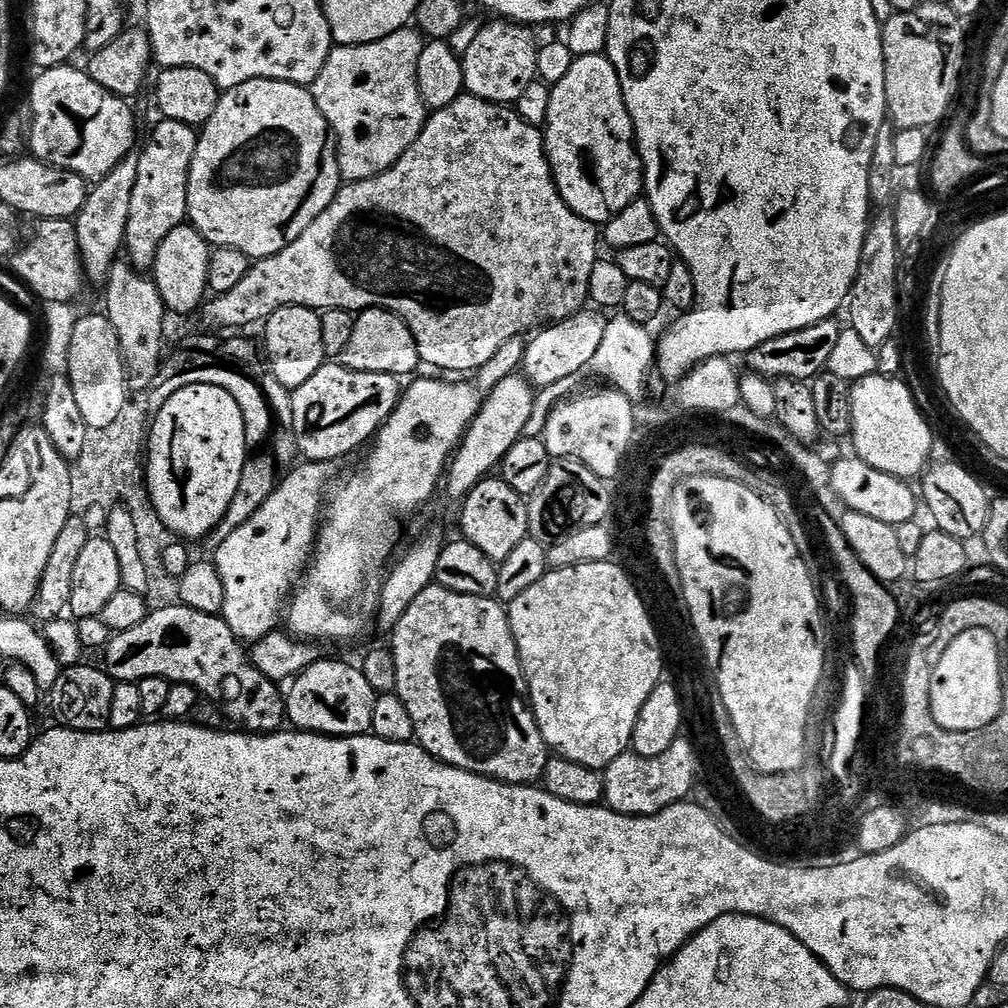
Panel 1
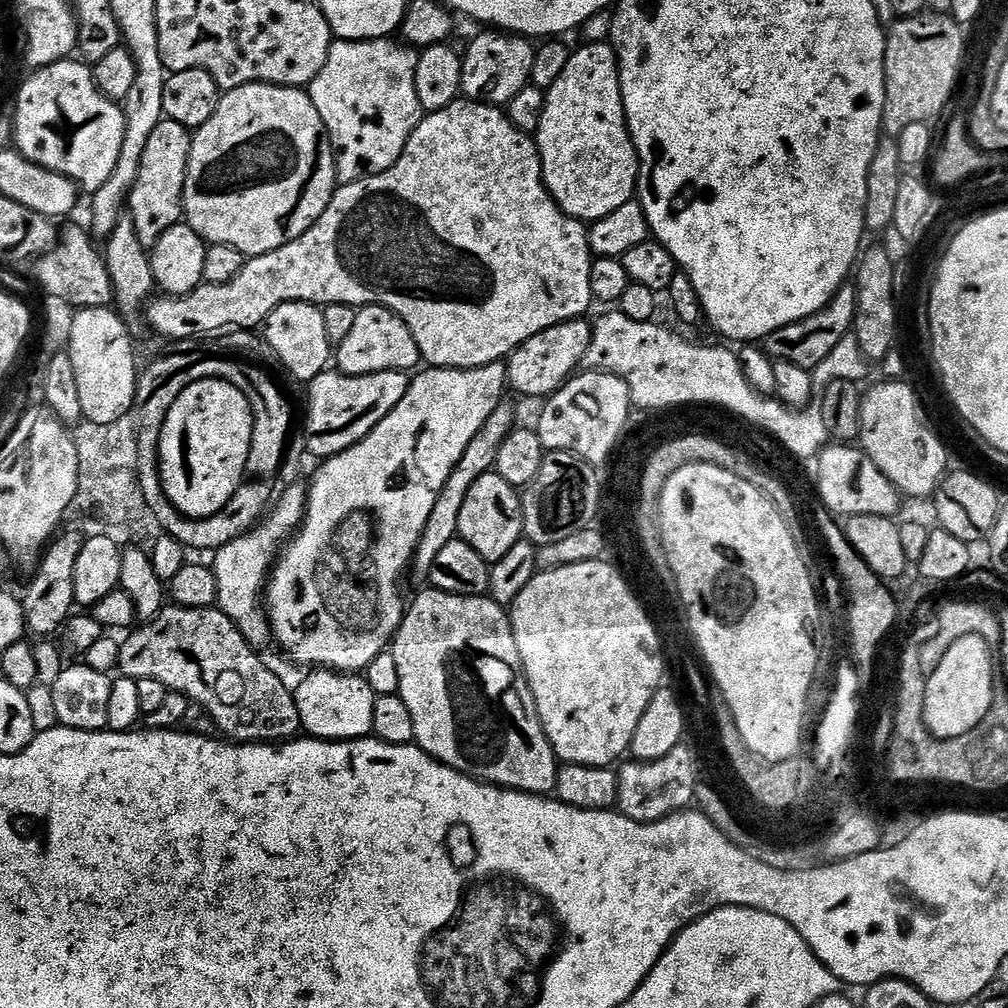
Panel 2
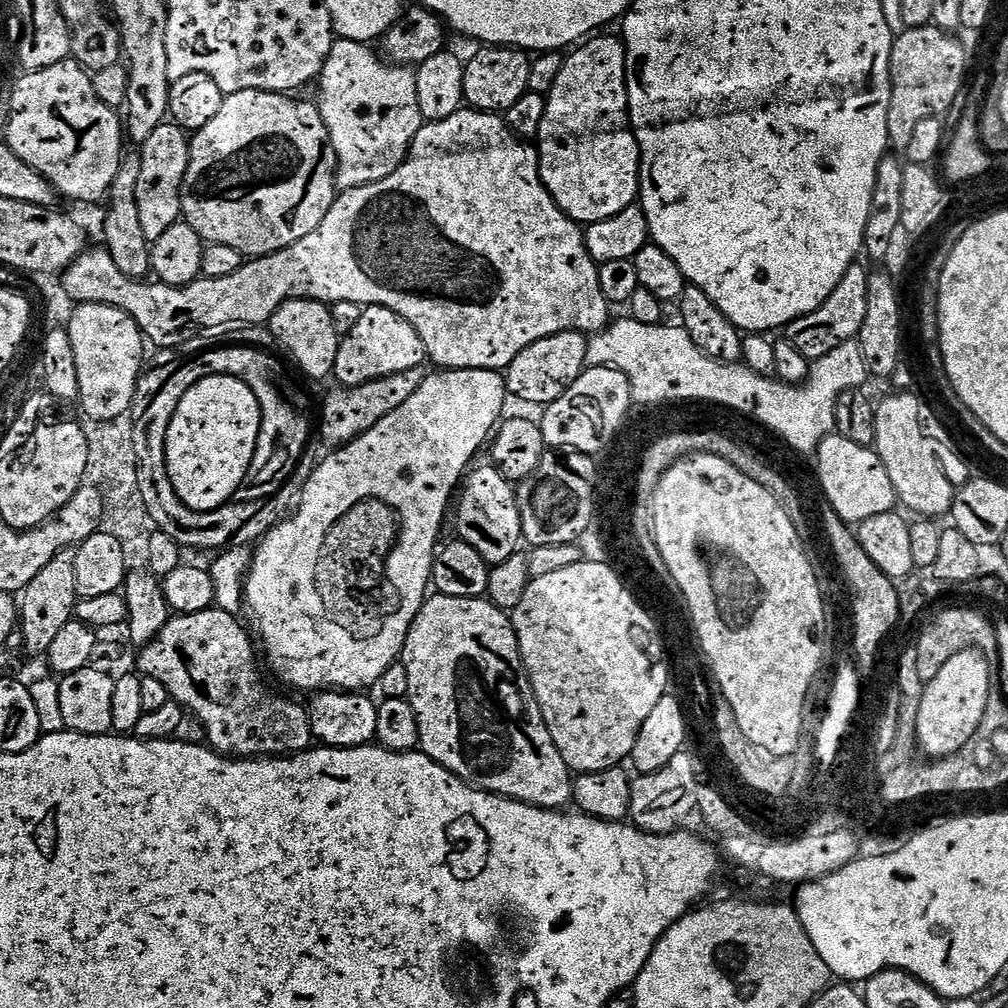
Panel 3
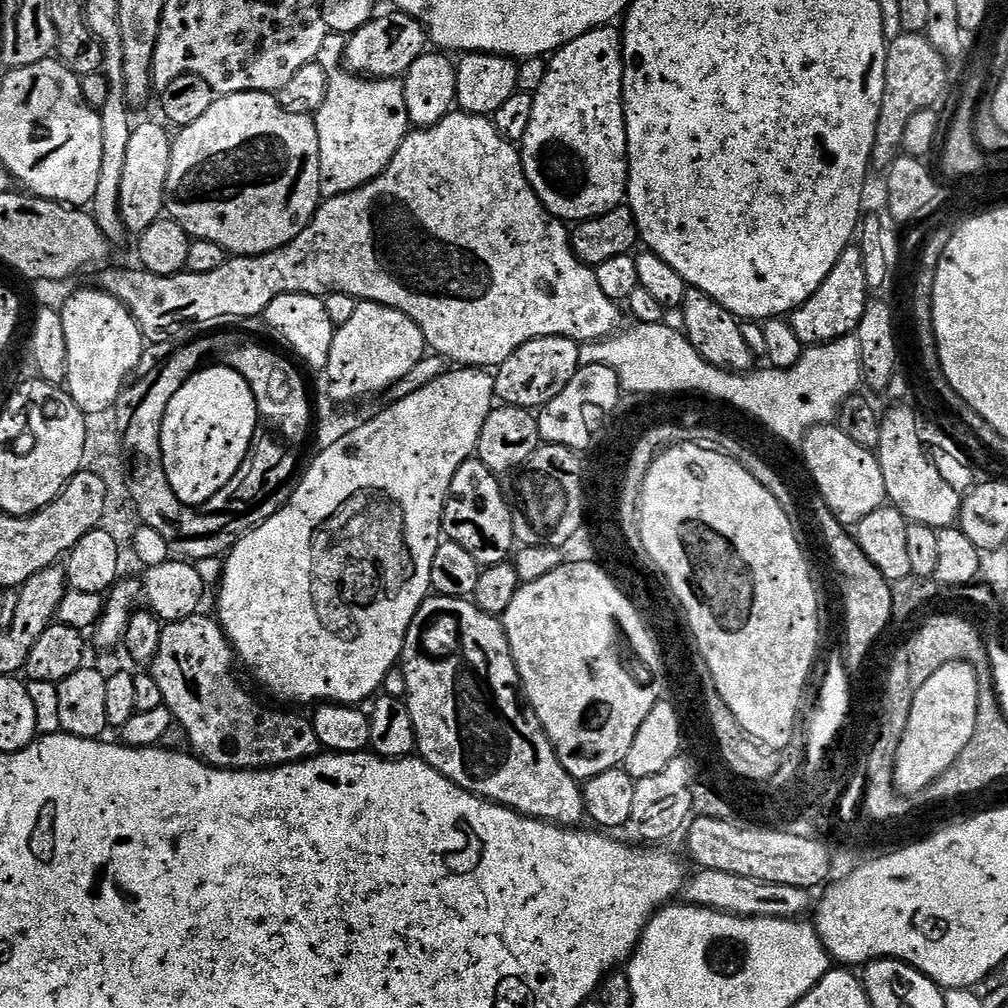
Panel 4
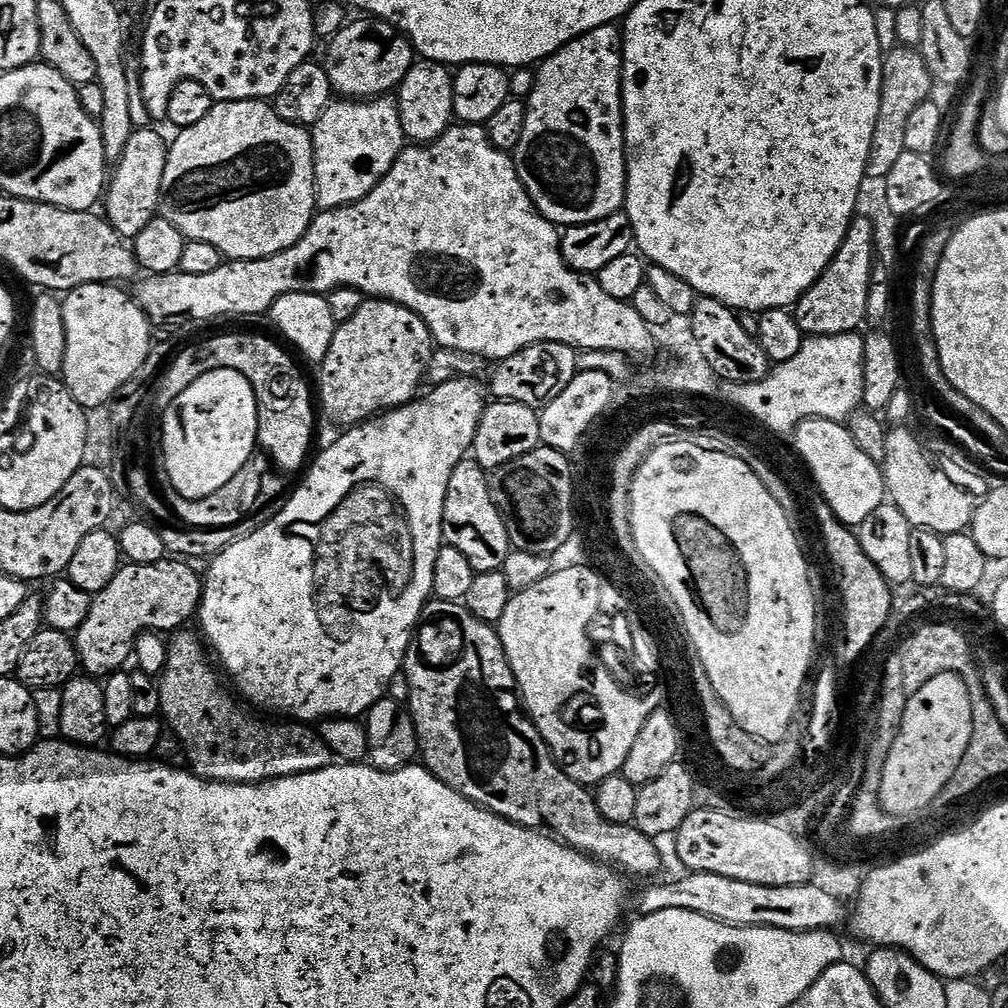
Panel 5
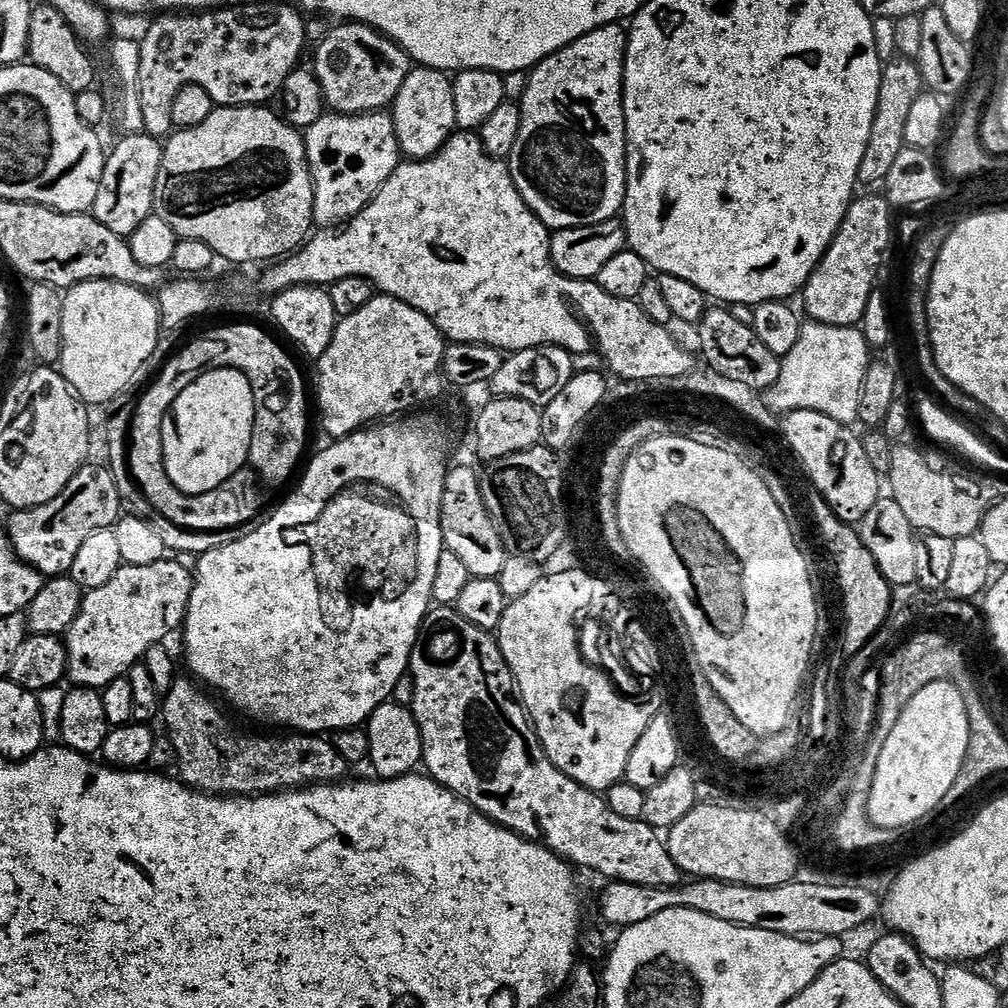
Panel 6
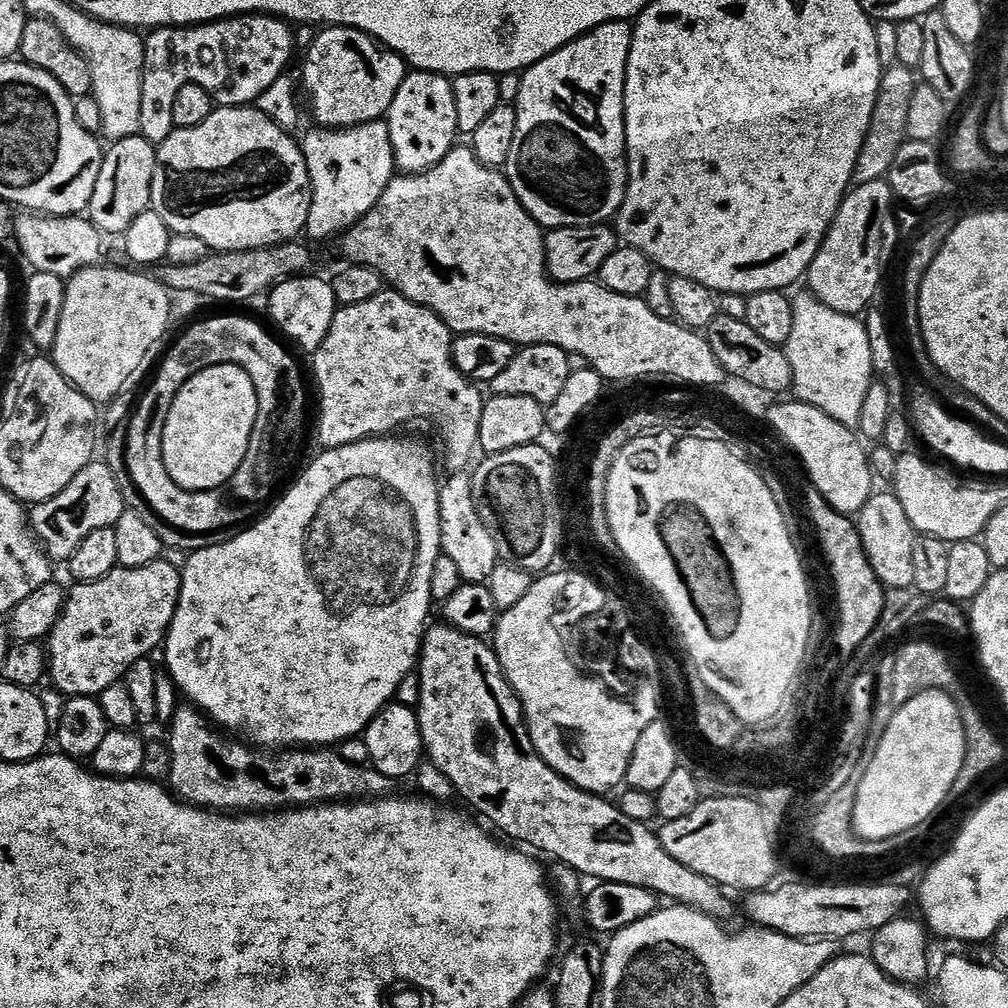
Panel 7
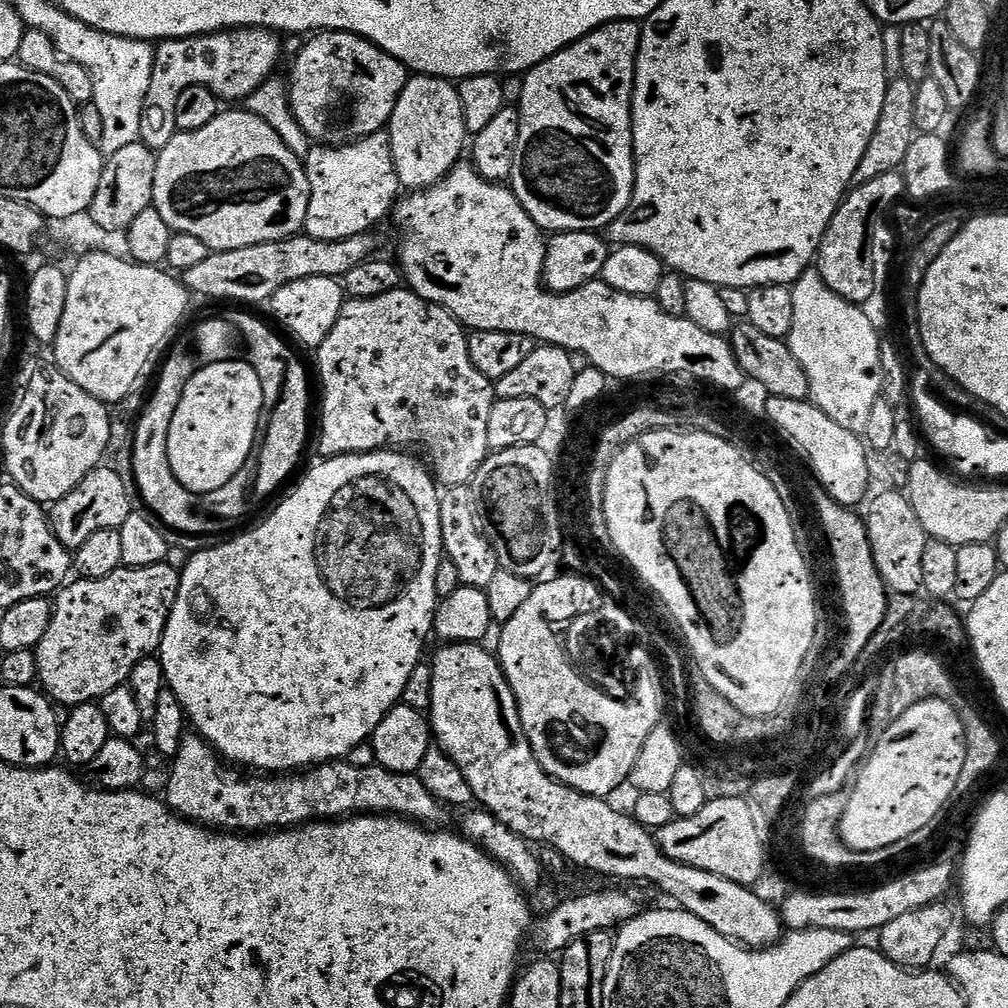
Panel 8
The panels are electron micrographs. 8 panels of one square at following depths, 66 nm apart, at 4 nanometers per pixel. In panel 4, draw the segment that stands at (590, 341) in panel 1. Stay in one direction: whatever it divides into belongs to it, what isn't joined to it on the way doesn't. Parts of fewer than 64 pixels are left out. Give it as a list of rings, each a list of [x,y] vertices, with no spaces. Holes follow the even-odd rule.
[[[543,336],[526,342],[495,369],[497,401],[517,408],[542,409],[566,390],[570,378],[574,378],[580,367],[580,344],[575,340],[565,336]]]

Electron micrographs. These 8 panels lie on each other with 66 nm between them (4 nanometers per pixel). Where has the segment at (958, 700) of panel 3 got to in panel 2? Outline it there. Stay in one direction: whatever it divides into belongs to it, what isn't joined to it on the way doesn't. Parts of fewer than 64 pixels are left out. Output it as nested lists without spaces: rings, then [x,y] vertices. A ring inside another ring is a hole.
[[[981,636],[958,638],[958,642],[954,642],[954,646],[946,650],[942,662],[938,662],[938,666],[927,673],[924,722],[937,740],[947,742],[964,736],[970,730],[977,728],[993,711],[992,699],[996,696],[996,668],[992,665],[992,652],[994,652],[993,645],[986,643]]]

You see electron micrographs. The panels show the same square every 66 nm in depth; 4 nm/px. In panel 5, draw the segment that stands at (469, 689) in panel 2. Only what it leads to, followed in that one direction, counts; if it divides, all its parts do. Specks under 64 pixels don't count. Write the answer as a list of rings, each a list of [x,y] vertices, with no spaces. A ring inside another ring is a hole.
[[[431,599],[425,604],[424,612],[421,616],[421,622],[417,627],[411,646],[407,650],[407,656],[404,659],[402,669],[407,674],[407,681],[410,682],[410,698],[408,699],[408,709],[412,715],[412,721],[415,723],[417,734],[419,734],[420,754],[425,764],[433,774],[442,782],[446,782],[454,790],[458,790],[468,800],[482,805],[486,809],[498,814],[500,817],[507,818],[515,824],[522,825],[524,828],[535,828],[537,830],[549,828],[559,839],[578,849],[580,852],[586,852],[589,856],[599,858],[603,863],[609,866],[615,866],[617,869],[625,870],[629,868],[632,872],[656,872],[660,868],[660,852],[656,849],[657,841],[651,836],[642,834],[632,824],[612,824],[598,810],[595,795],[576,780],[571,779],[564,769],[557,763],[555,753],[549,749],[548,744],[541,736],[541,732],[536,728],[536,724],[527,716],[523,708],[519,693],[517,692],[516,679],[514,678],[513,668],[506,658],[505,648],[501,642],[499,631],[484,620],[478,619],[467,605],[460,602],[448,602],[440,599]]]

